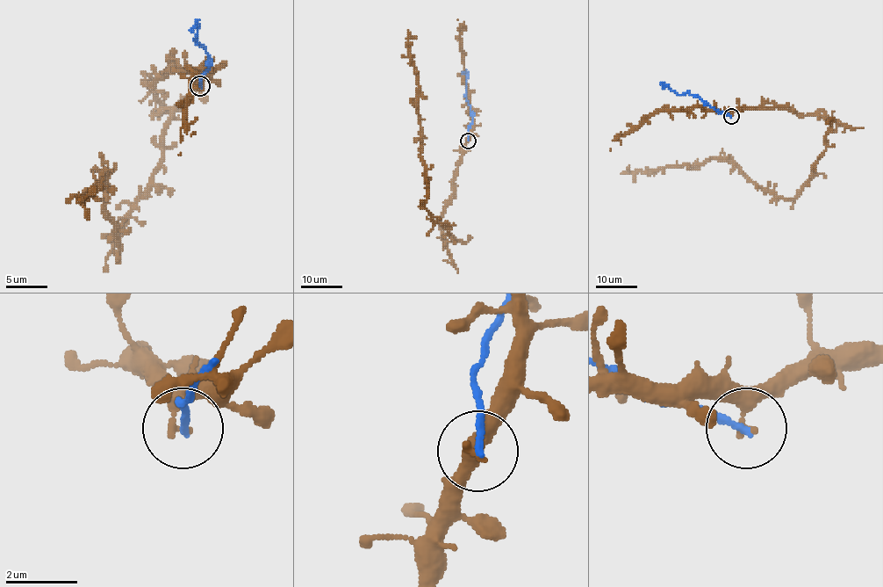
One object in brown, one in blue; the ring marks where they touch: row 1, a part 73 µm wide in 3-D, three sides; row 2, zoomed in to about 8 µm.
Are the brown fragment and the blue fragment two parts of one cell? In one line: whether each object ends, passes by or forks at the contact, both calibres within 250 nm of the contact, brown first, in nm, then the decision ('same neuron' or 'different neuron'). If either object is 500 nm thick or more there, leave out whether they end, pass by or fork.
brown ends; blue ends; calibres 320 and 200 nm; different neuron

